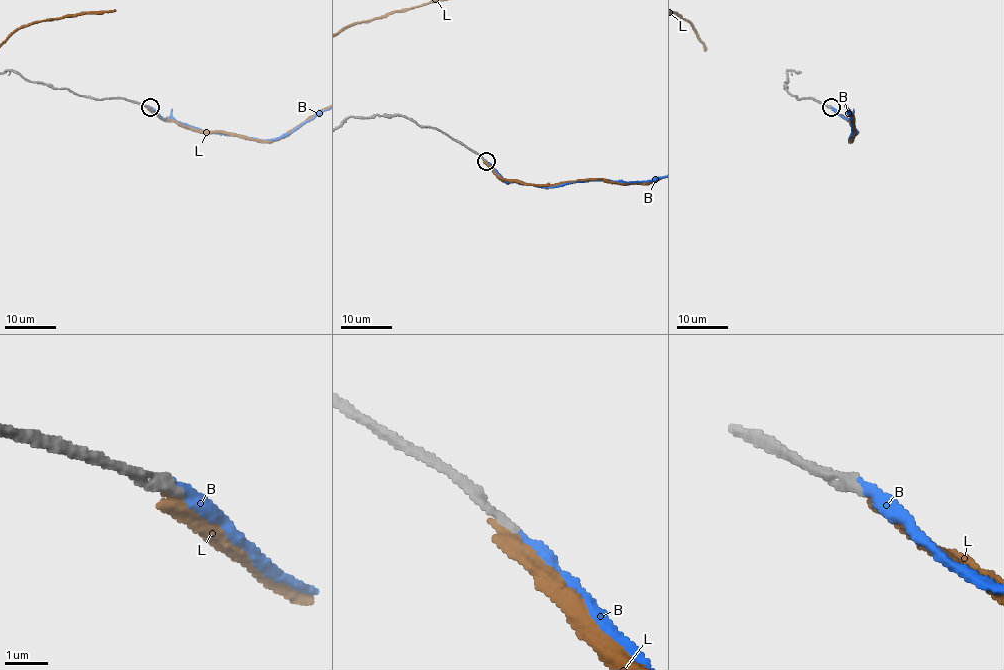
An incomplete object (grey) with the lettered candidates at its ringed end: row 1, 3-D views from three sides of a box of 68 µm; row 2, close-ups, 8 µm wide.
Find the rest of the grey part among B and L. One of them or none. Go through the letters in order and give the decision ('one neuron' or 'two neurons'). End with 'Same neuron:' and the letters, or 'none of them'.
B: one neuron
L: two neurons
Same neuron: B

